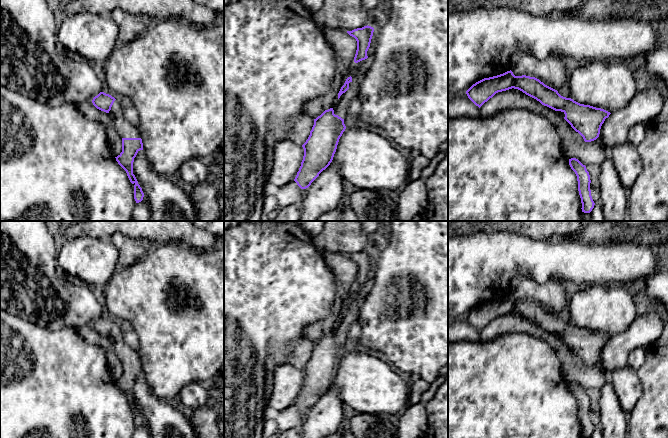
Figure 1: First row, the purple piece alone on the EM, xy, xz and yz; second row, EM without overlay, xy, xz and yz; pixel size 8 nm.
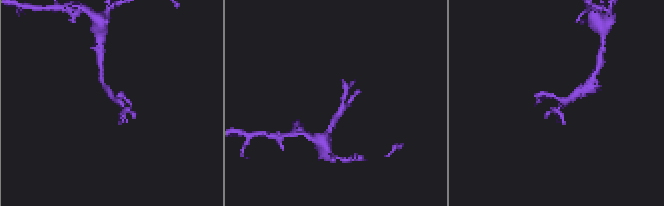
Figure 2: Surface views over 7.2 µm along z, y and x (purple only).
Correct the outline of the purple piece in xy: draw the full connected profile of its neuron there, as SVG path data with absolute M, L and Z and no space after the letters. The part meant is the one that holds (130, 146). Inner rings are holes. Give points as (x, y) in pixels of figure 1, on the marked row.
M100 92L93 98L92 103L97 109L109 113L114 120L115 128L122 138L122 152L115 158L134 185L134 199L139 203L143 200L144 193L133 174L134 158L140 150L143 150L139 129L126 120L125 107L111 95Z

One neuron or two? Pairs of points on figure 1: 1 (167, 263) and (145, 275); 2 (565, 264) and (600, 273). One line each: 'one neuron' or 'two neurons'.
1: one neuron
2: one neuron

